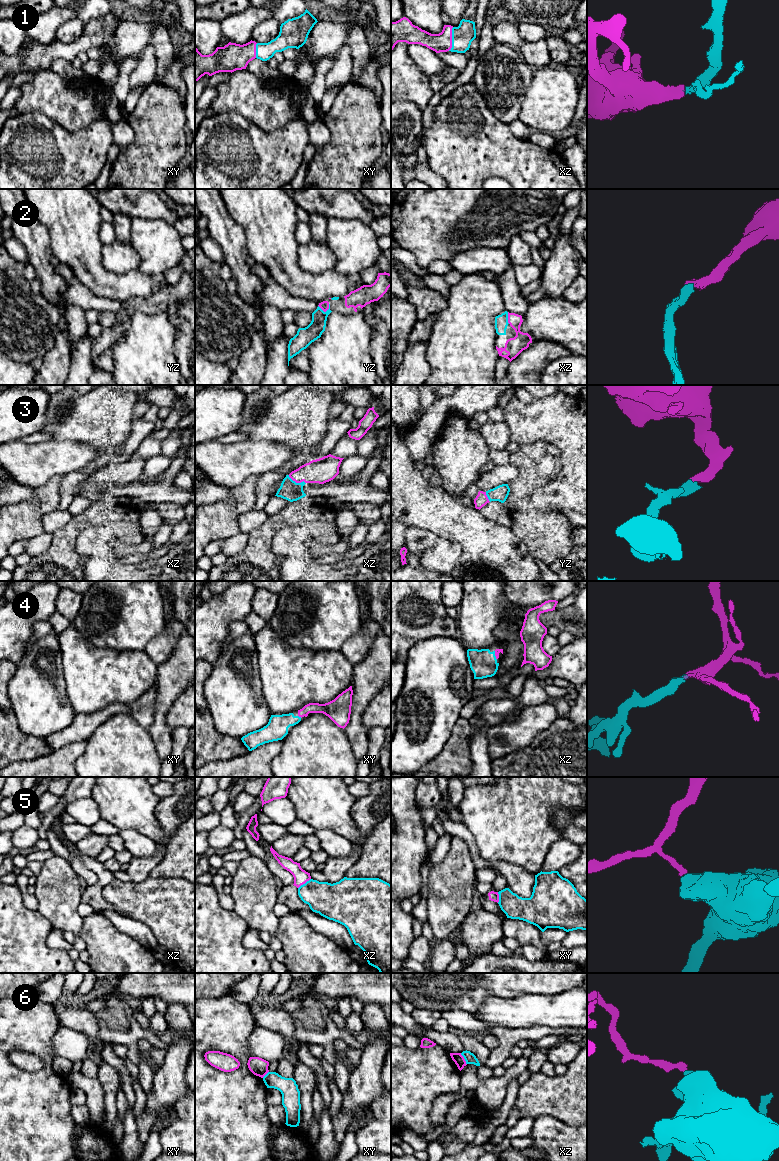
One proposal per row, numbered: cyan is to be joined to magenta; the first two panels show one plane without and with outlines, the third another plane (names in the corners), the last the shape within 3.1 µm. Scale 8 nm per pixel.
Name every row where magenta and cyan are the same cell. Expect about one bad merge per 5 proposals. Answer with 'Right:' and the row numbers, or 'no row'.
Right: 1, 2, 3, 4

